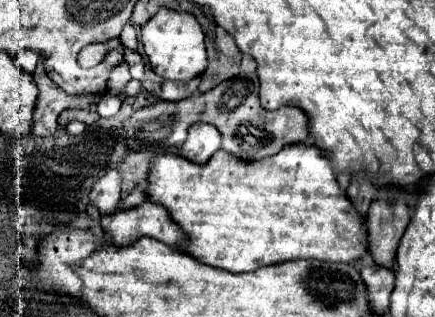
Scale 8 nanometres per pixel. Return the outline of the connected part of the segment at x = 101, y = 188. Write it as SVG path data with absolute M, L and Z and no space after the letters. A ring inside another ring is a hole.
M110 169L102 175L90 191L90 201L100 209L102 215L110 215L118 209L120 203L120 173L118 169Z

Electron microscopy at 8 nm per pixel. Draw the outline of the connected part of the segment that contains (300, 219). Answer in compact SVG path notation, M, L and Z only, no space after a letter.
M296 143L284 147L278 155L258 161L244 161L218 149L204 165L192 165L174 153L160 153L152 159L146 181L144 193L148 201L162 205L182 229L184 237L188 237L188 245L184 245L182 251L206 265L242 273L292 259L356 263L368 255L366 223L358 217L356 209L352 209L352 203L336 183L328 159L316 147Z

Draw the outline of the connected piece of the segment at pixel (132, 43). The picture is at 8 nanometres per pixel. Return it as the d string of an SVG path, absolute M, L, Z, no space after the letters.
M130 23L124 27L124 31L122 31L122 35L120 35L120 41L122 41L122 45L124 45L126 49L130 49L130 51L138 51L136 29L134 29Z

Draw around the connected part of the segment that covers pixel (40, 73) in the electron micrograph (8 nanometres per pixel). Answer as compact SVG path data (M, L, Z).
M44 57L38 59L38 67L34 73L34 81L40 89L38 93L38 105L34 111L34 135L48 137L56 131L58 127L58 115L68 109L68 107L78 107L78 109L88 109L90 103L98 101L98 95L84 95L84 97L68 97L60 87L52 85L48 75L42 69Z

